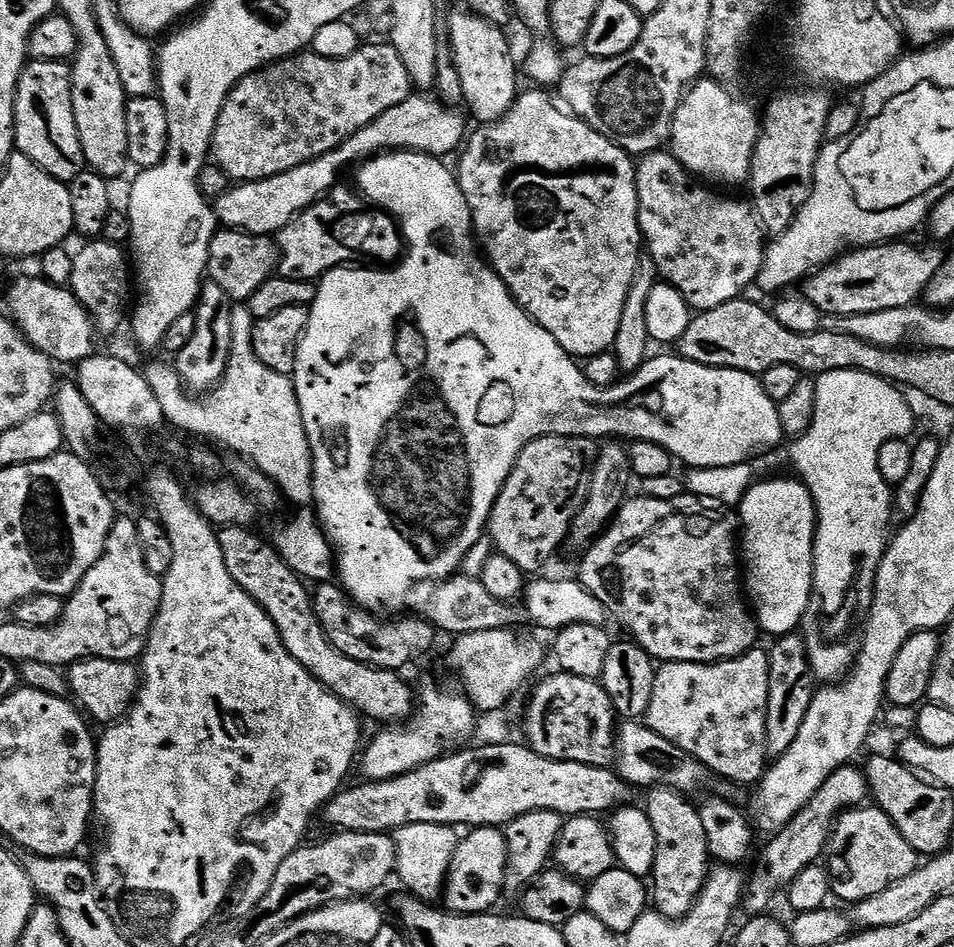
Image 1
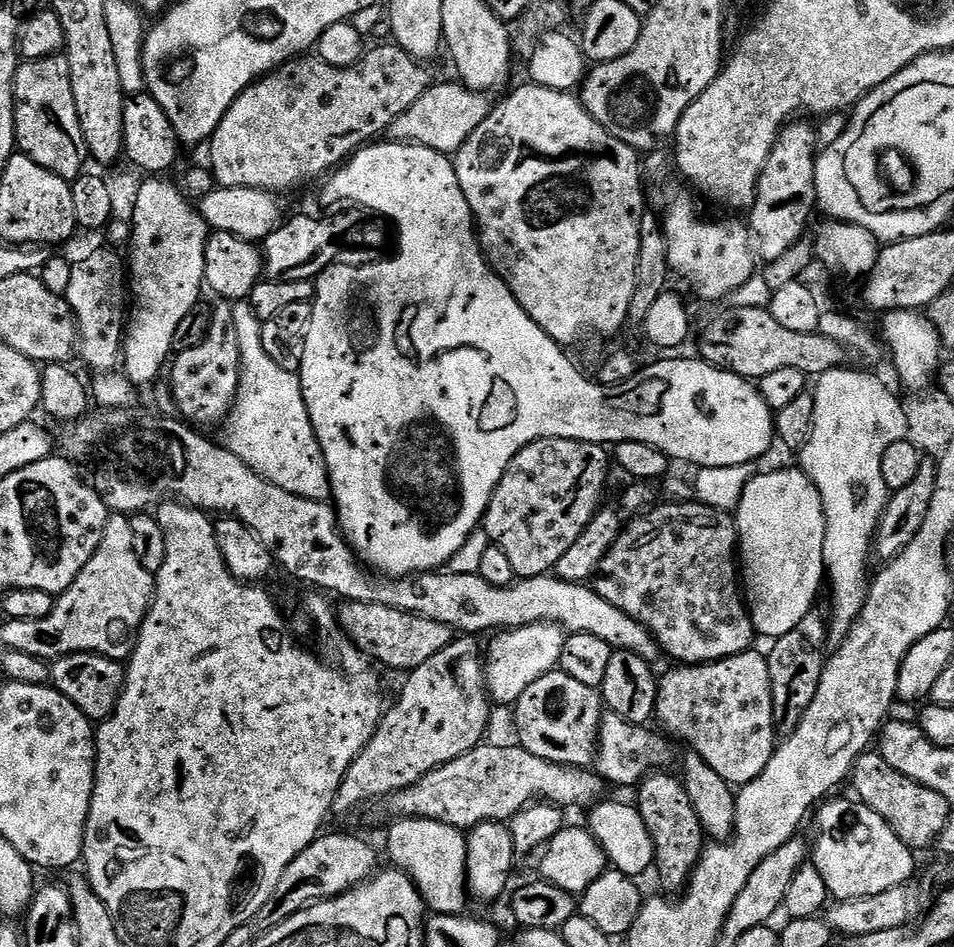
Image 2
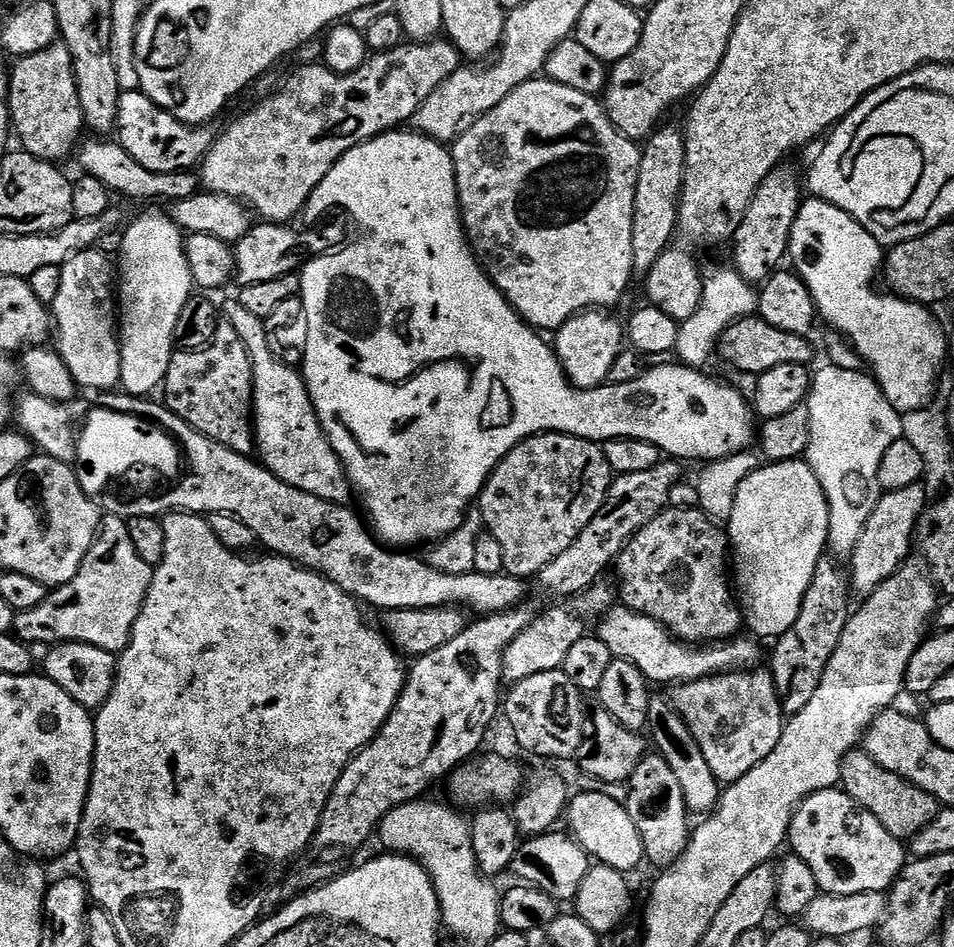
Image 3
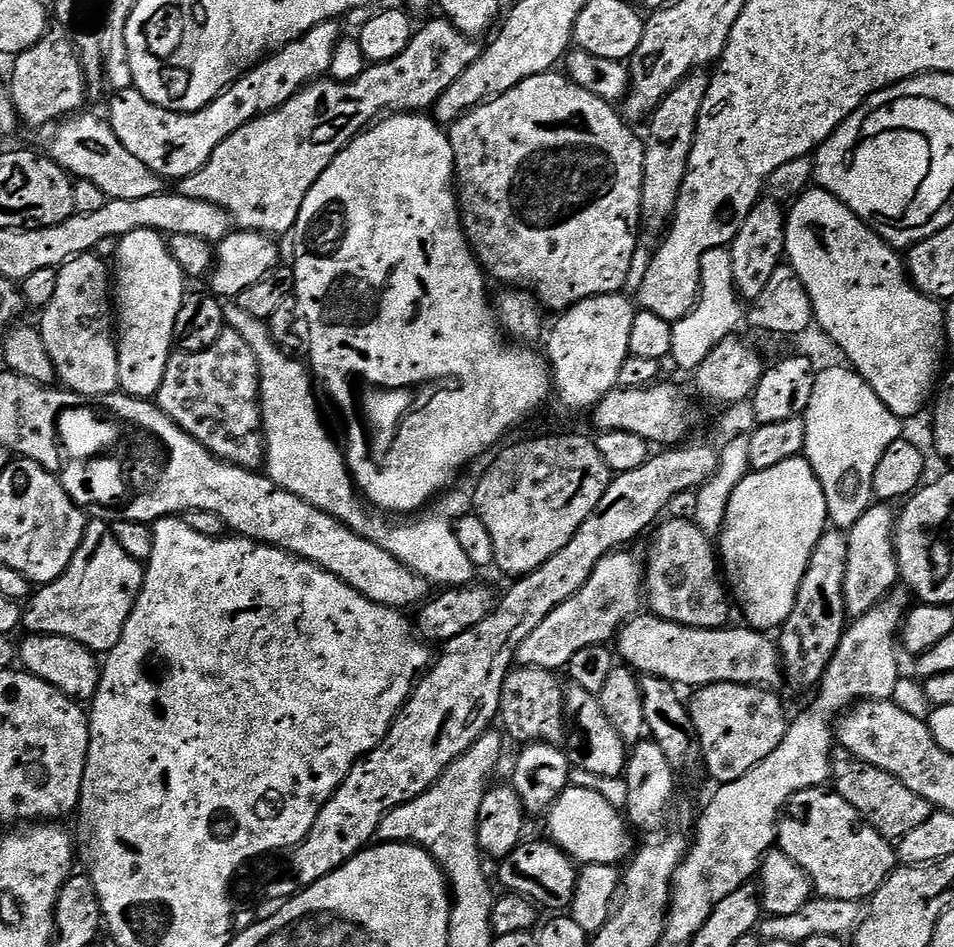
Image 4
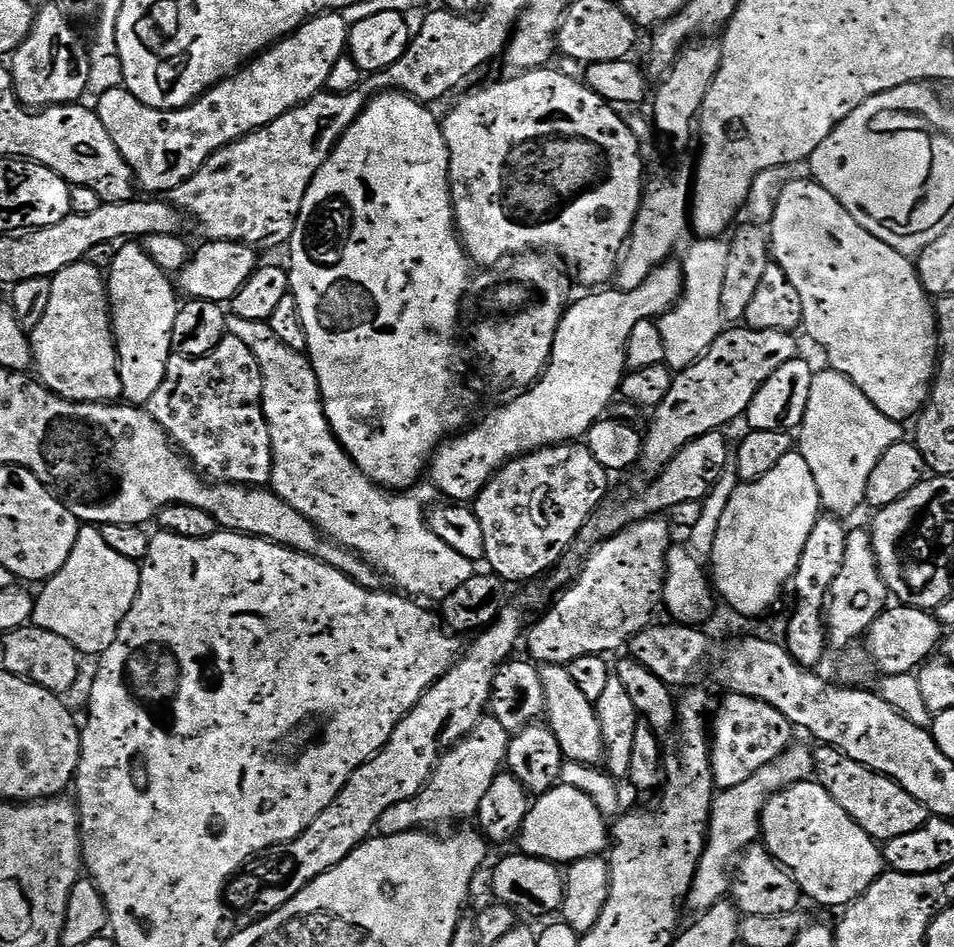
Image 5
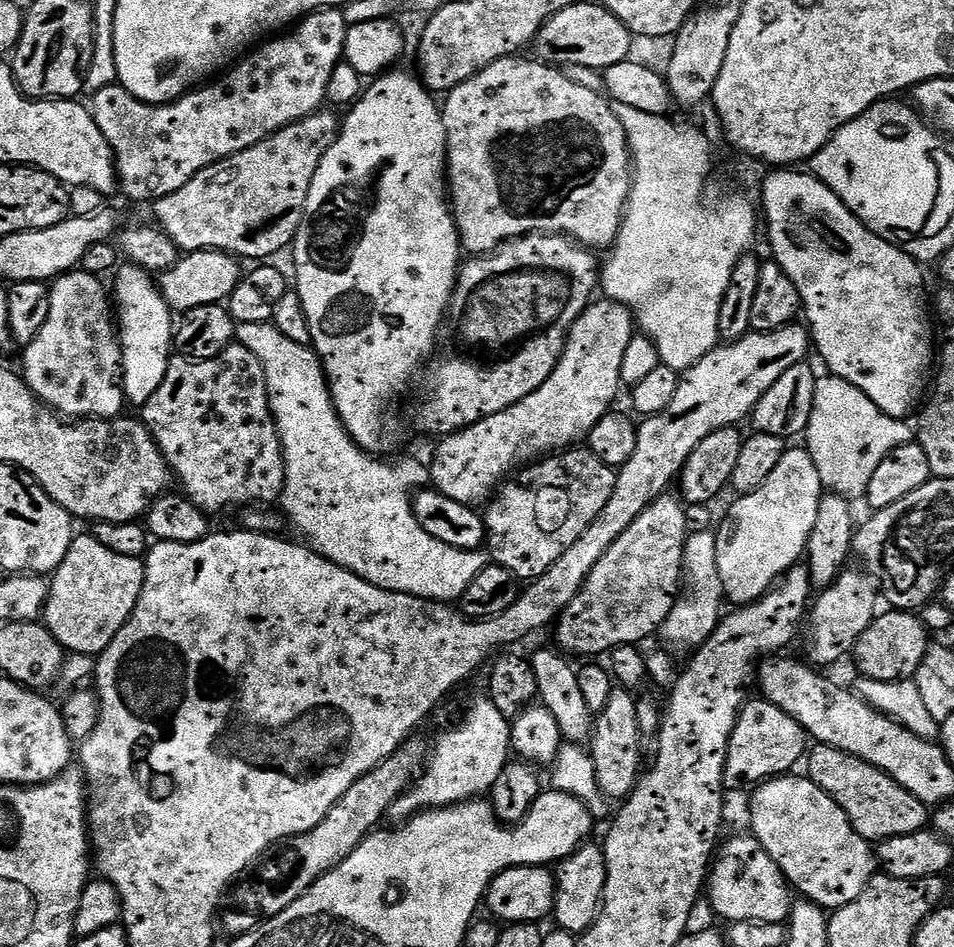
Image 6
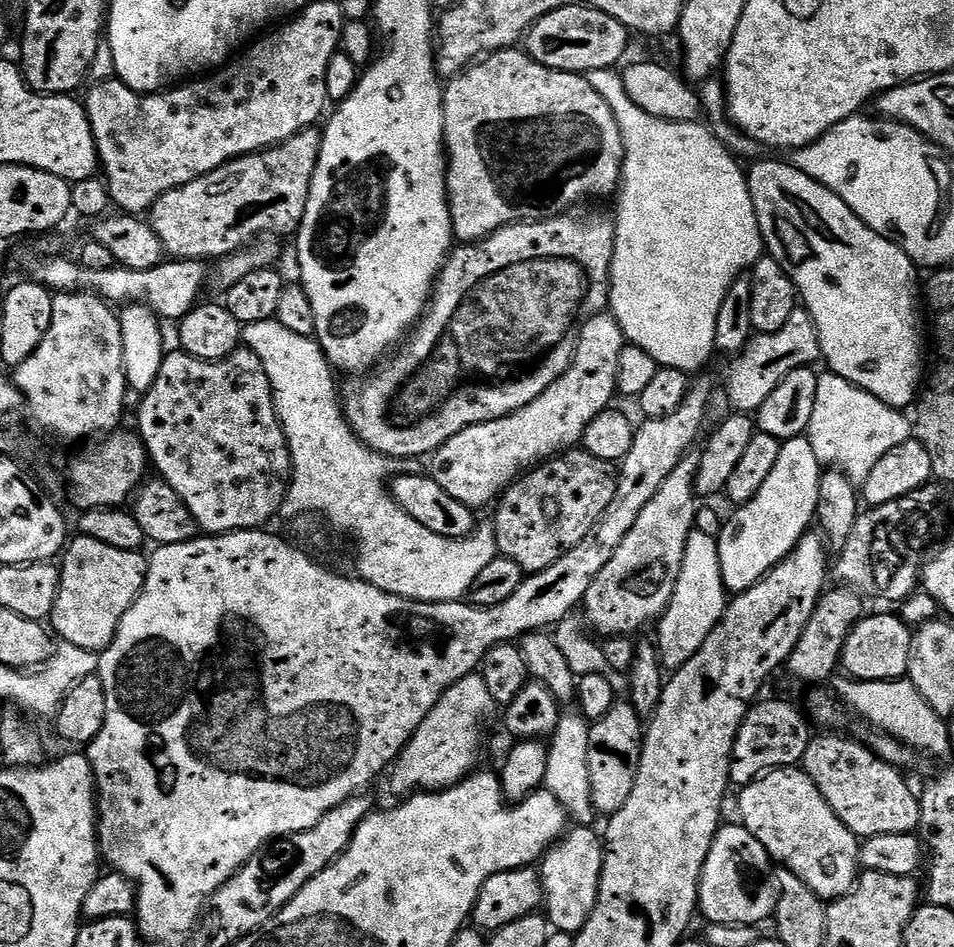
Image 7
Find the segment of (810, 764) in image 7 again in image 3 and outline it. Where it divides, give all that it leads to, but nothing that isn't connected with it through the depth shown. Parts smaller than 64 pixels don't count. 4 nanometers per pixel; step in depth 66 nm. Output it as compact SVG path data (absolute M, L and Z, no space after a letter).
M853 750L842 758L839 787L859 808L874 814L874 818L878 818L878 822L882 822L882 826L886 826L886 830L890 830L890 834L894 834L894 838L901 842L911 841L918 830L922 830L935 818L938 811L938 801L931 792L878 766L878 762L874 762L874 758L870 758L863 750Z

